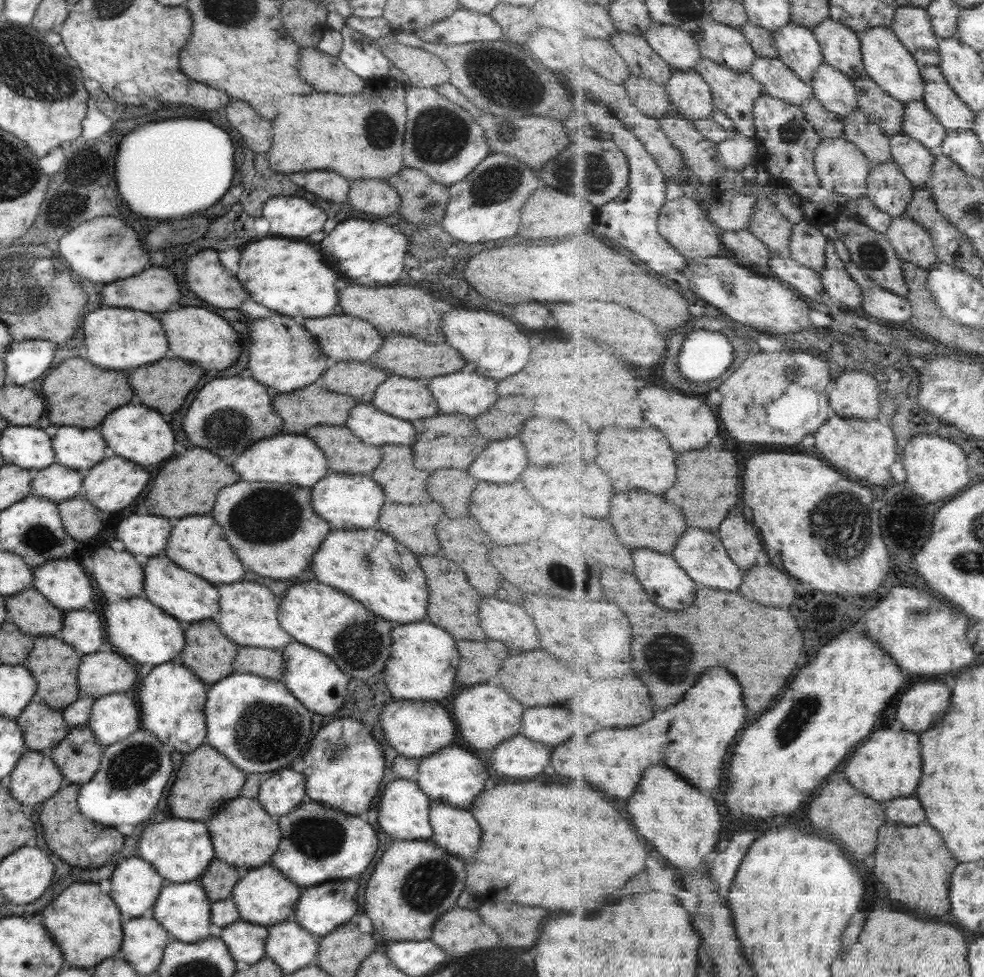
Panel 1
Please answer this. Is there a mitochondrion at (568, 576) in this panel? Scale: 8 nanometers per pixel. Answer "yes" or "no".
yes

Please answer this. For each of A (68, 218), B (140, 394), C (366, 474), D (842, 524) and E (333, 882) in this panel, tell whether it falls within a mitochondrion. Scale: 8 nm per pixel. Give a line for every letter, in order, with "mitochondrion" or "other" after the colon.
A: mitochondrion
B: other
C: other
D: mitochondrion
E: other

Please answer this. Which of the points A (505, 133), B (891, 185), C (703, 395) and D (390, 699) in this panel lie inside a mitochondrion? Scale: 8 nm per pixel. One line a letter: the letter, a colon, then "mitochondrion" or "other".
A: mitochondrion
B: other
C: other
D: other

